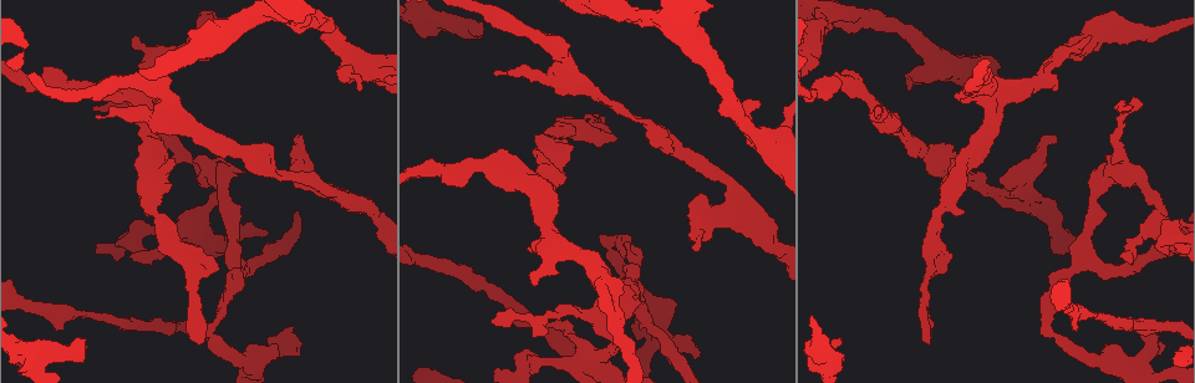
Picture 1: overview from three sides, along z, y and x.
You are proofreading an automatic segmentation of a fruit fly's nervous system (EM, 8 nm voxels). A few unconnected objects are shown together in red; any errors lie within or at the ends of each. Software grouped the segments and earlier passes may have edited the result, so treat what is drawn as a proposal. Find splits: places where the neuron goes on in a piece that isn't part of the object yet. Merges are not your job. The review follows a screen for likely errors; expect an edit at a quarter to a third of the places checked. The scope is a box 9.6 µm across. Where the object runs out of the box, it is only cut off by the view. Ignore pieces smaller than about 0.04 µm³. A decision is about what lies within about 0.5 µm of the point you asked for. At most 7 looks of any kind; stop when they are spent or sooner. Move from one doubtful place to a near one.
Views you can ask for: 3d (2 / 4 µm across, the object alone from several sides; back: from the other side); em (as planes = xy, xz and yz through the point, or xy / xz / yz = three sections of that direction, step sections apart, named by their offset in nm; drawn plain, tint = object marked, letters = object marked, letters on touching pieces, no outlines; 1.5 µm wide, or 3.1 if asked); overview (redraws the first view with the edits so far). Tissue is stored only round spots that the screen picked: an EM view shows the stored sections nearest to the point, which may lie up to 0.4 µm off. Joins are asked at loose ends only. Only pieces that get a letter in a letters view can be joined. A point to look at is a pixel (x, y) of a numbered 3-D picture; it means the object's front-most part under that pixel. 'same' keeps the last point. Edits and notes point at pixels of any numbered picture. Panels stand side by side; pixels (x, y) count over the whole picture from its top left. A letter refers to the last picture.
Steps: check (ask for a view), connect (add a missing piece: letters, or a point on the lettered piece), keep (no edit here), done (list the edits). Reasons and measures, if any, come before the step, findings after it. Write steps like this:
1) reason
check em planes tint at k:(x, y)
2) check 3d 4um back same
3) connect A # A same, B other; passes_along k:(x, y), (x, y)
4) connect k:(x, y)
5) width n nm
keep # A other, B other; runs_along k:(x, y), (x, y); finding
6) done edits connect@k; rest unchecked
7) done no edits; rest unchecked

check 3d 4um at 1:(494, 71)

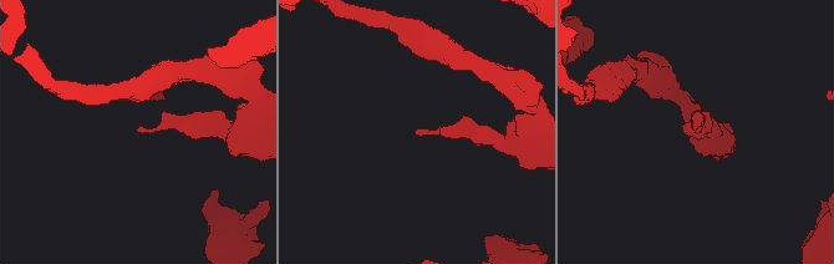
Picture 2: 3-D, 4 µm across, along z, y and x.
check em planes letters at 2:(419, 131)

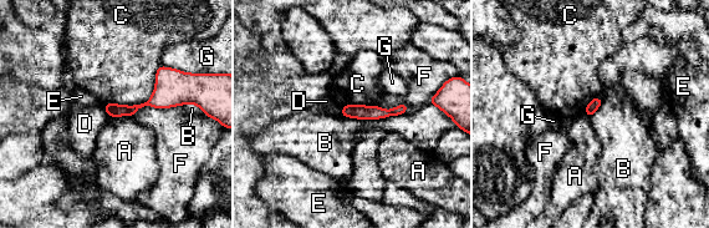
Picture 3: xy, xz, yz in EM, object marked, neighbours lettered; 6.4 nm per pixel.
keep # A other, B other, C other, D other, E other, F other, G other; runs_along 3:(404, 107), (393, 112), (343, 112); none of them fits

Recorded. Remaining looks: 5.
an open end
check em planes letters at 1:(907, 88)

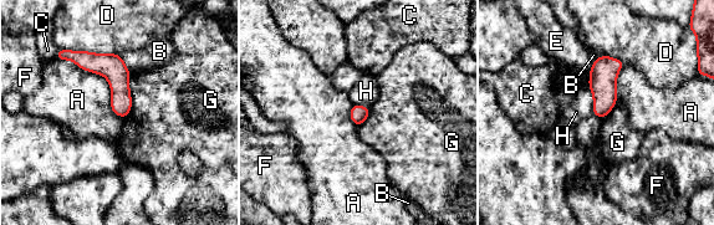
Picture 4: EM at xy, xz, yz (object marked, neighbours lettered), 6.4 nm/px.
keep # A other, B other, C other, D other, E other, F other, G other, H other; border 4:(587, 86), (592, 95), (593, 113); none of them fits

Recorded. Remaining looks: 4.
branch stops here
check em xy step 8 plain at 1:(1050, 135)

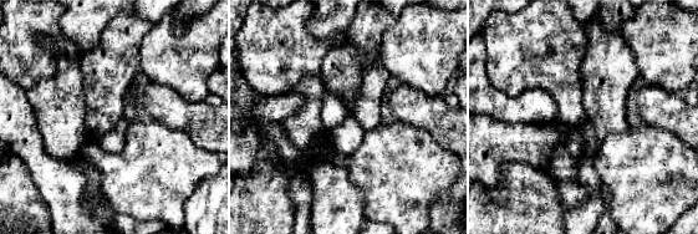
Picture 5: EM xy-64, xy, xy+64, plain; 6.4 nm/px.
what lies round it
check em xy step 8 letters same

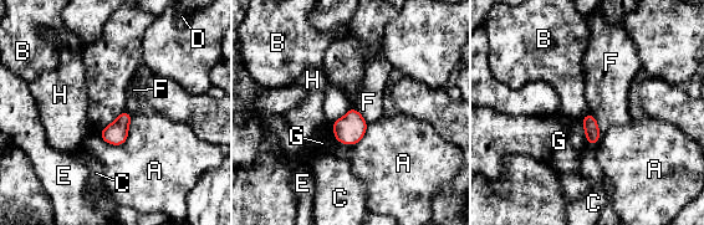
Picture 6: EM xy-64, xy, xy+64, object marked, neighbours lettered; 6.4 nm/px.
keep # A other, B other, C other, D other, E other, F other, G other, H other; no lettered piece goes on from it

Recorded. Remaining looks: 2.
done no edits; rest unchecked

